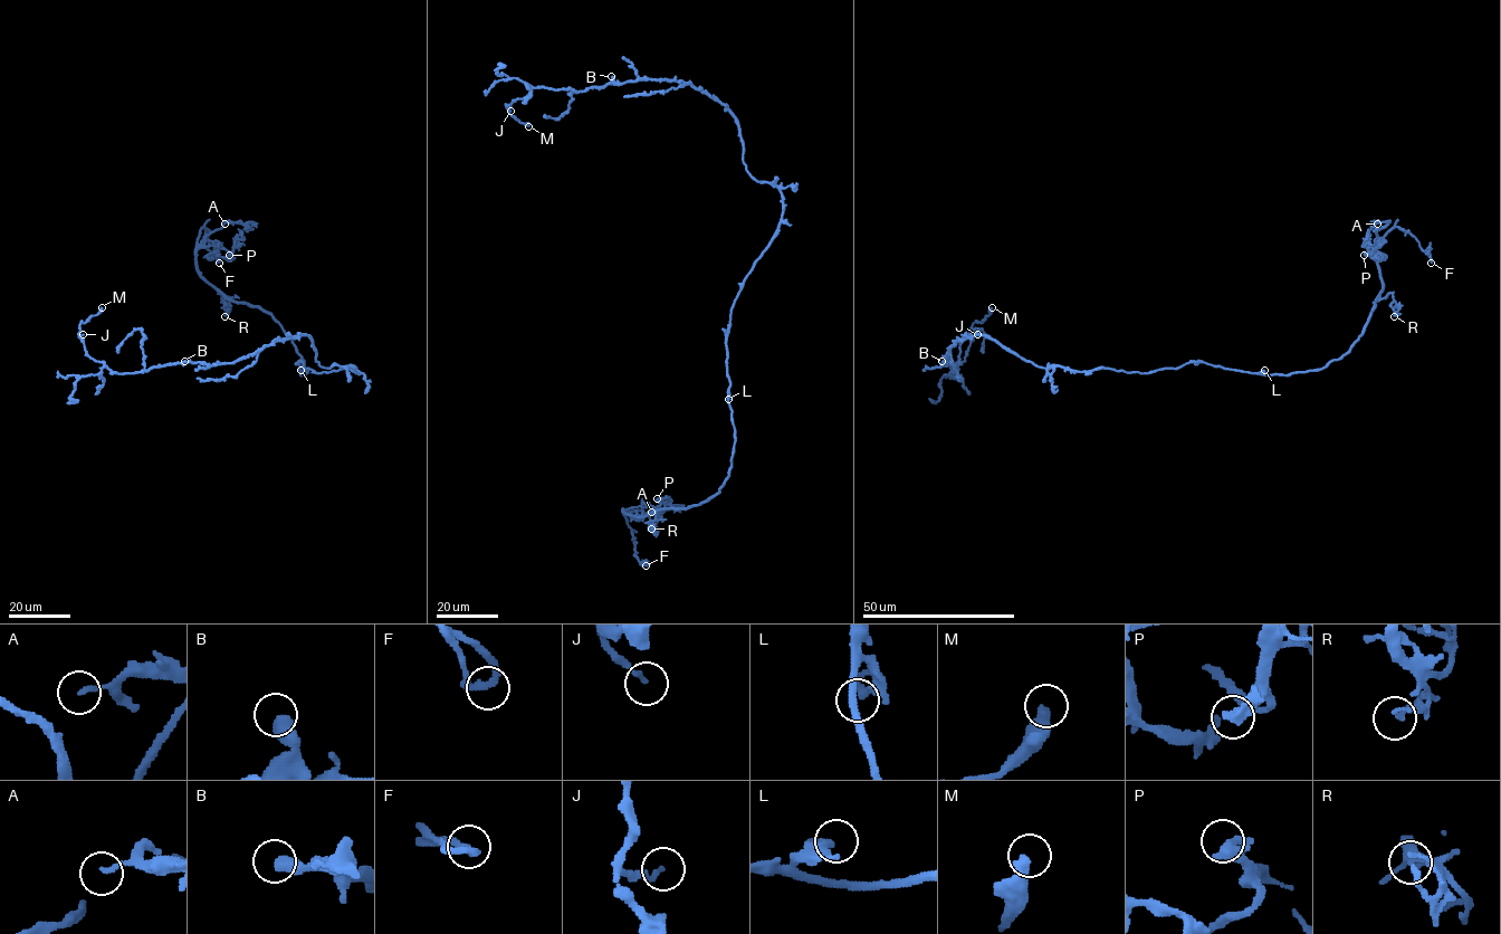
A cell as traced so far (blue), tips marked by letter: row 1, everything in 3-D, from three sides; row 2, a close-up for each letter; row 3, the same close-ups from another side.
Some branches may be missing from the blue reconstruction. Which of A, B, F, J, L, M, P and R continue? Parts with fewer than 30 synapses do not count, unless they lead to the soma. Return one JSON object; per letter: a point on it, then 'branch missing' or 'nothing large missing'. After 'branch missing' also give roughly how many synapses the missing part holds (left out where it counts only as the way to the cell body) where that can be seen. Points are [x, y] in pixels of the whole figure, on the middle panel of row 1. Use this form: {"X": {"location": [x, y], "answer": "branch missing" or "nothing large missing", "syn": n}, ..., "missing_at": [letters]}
{"A": {"location": [651, 512], "answer": "nothing large missing"}, "B": {"location": [611, 76], "answer": "nothing large missing"}, "F": {"location": [646, 565], "answer": "nothing large missing"}, "J": {"location": [510, 111], "answer": "nothing large missing"}, "L": {"location": [728, 399], "answer": "nothing large missing"}, "M": {"location": [528, 126], "answer": "nothing large missing"}, "P": {"location": [657, 498], "answer": "nothing large missing"}, "R": {"location": [651, 529], "answer": "nothing large missing"}, "missing_at": []}

